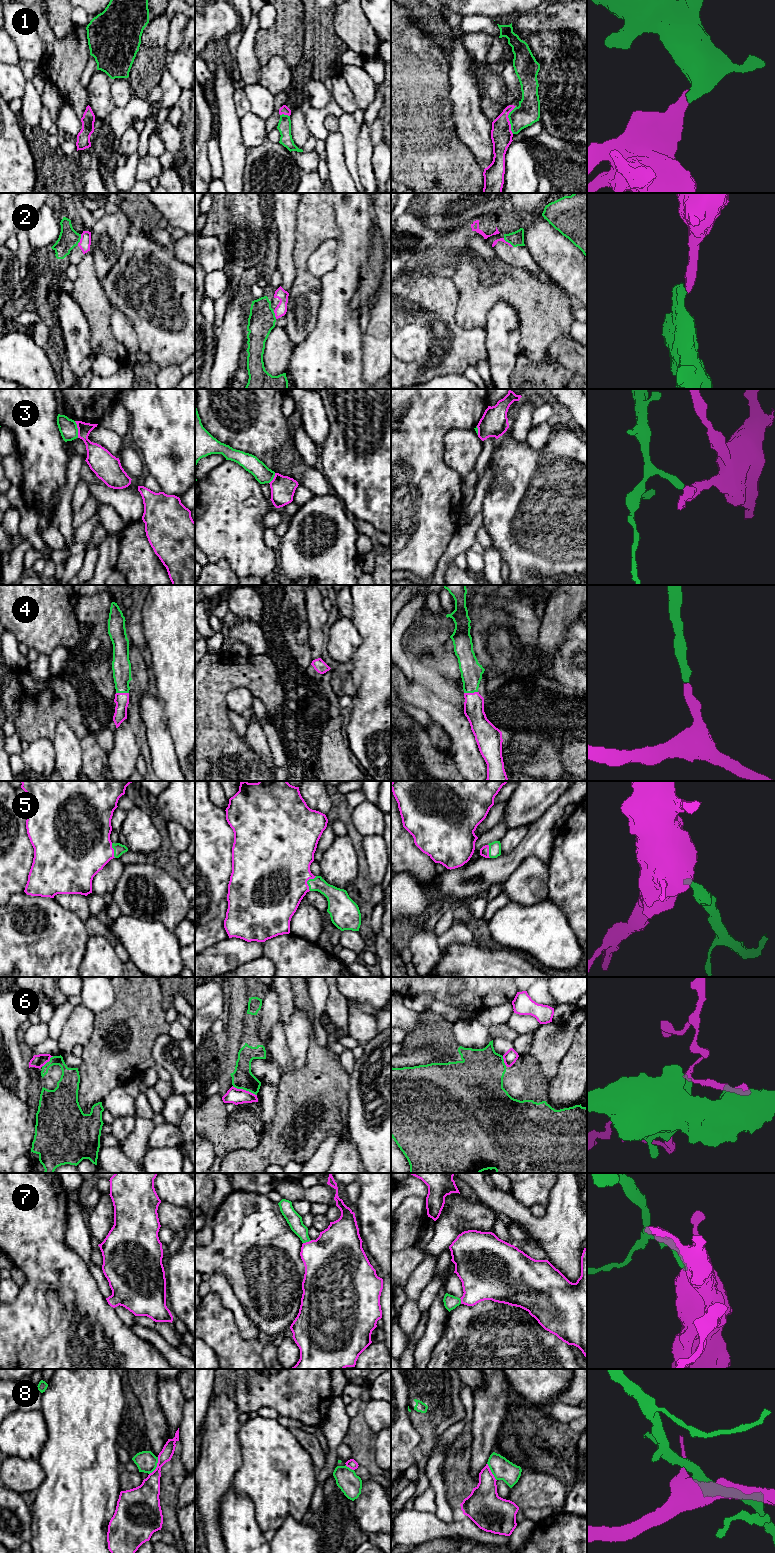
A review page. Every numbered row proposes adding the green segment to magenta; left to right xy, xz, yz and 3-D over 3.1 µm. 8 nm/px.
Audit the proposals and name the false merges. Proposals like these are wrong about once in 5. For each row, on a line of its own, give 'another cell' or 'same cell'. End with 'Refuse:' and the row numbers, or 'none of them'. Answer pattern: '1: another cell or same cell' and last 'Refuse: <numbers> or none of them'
1: same cell
2: same cell
3: another cell
4: same cell
5: same cell
6: another cell
7: same cell
8: another cell
Refuse: 3, 6, 8

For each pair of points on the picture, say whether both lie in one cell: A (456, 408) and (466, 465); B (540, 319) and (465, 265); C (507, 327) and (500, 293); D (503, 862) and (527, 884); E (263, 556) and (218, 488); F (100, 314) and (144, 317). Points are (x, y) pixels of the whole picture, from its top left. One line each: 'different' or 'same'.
A: different
B: same
C: different
D: different
E: same
F: different

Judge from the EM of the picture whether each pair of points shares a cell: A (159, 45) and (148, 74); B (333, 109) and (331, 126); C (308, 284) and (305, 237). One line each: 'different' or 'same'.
A: same
B: different
C: same

